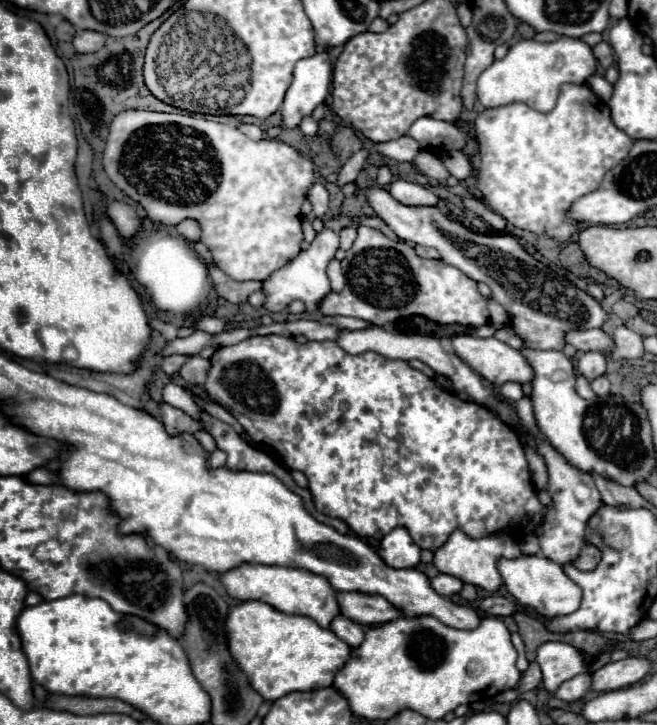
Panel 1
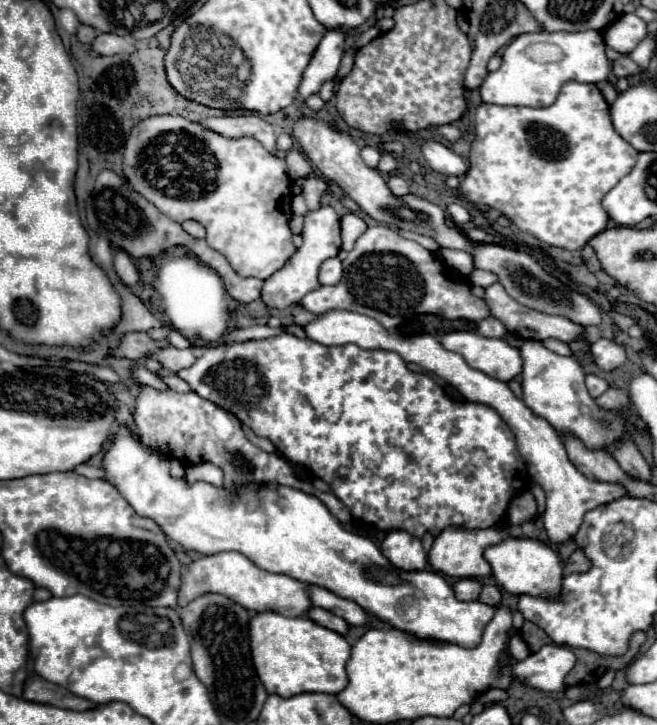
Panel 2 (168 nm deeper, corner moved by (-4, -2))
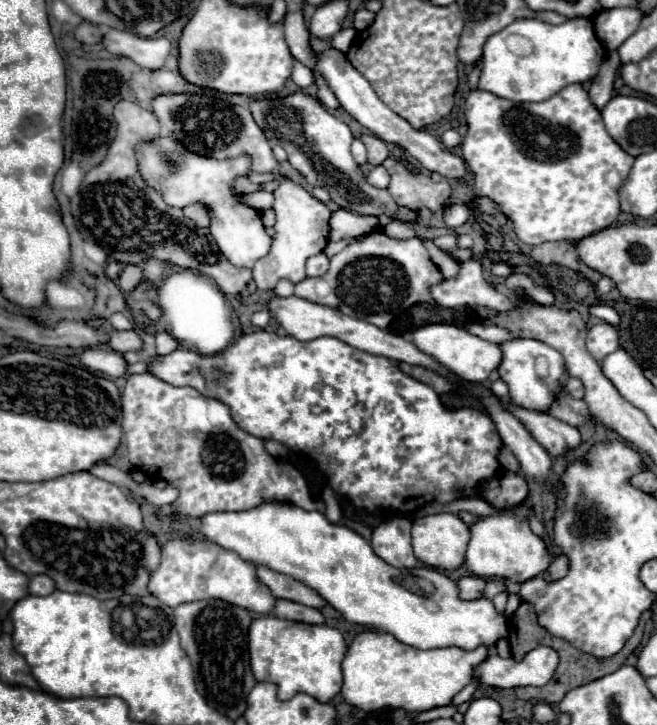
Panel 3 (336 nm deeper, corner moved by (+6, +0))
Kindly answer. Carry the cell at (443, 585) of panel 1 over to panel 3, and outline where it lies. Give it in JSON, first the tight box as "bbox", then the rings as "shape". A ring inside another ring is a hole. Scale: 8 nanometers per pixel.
{"bbox":[456,576,486,600],"shape":[[[464,576],[456,584],[458,584],[458,592],[460,592],[462,600],[476,600],[482,596],[486,582],[482,578],[476,578],[476,576]]]}

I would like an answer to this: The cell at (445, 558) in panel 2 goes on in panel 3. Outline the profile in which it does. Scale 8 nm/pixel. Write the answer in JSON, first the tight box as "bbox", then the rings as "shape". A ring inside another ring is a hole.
{"bbox":[412,514,470,570],"shape":[[[434,514],[416,518],[412,524],[412,548],[418,560],[422,560],[430,568],[440,570],[456,570],[464,564],[466,546],[470,542],[470,528],[456,514]]]}

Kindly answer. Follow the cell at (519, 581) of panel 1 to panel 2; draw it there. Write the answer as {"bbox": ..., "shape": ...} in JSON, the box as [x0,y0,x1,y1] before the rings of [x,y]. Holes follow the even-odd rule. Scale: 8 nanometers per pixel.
{"bbox":[484,538,562,596],"shape":[[[506,538],[484,550],[484,558],[492,568],[494,580],[512,594],[558,596],[562,586],[562,562],[558,554],[534,538]]]}

